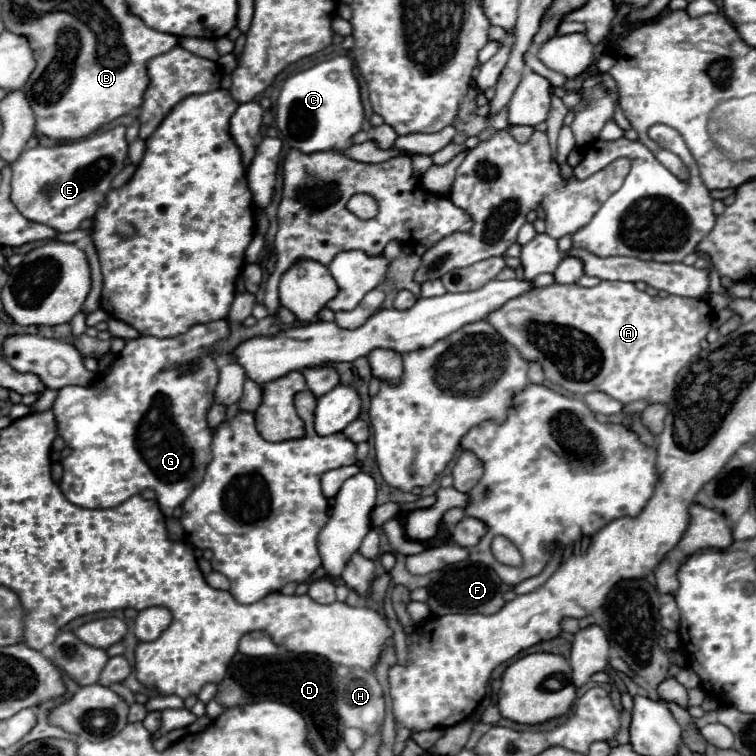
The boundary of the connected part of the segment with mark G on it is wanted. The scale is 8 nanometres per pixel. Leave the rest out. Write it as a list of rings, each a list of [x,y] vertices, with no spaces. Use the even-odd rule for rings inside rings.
[[[226,320],[192,326],[188,334],[176,338],[140,336],[128,340],[124,350],[114,358],[110,372],[100,376],[94,386],[66,386],[60,388],[54,400],[54,414],[58,420],[58,434],[64,438],[72,454],[62,460],[64,476],[60,482],[62,494],[82,508],[114,508],[134,494],[152,488],[164,516],[172,516],[184,498],[204,478],[204,466],[212,460],[210,442],[212,430],[206,424],[206,412],[212,404],[212,388],[218,382],[218,370],[208,348],[228,336]],[[198,360],[200,368],[194,374],[182,374],[186,364]]]

